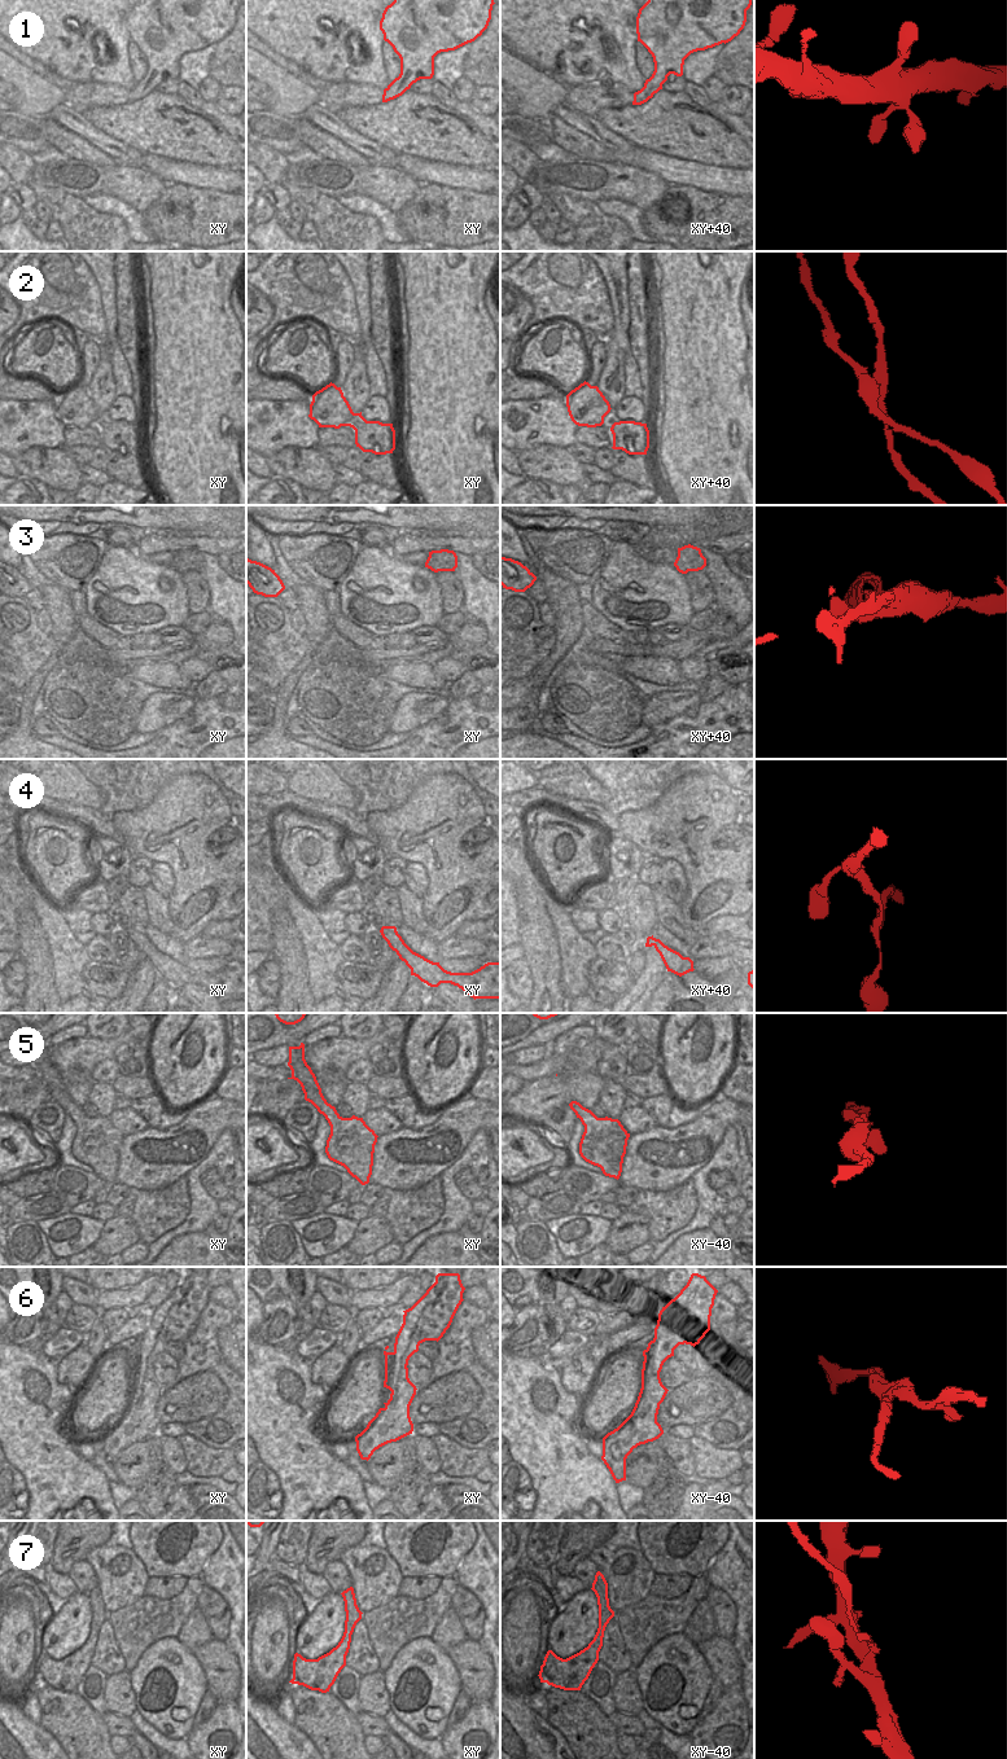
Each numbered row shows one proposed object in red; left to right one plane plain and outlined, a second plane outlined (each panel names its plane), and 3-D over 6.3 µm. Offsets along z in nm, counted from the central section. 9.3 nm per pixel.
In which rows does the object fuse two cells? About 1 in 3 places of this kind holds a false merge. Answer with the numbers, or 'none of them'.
2, 3, 6, 7

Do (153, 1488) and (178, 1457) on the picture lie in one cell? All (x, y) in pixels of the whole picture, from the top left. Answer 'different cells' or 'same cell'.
different cells

